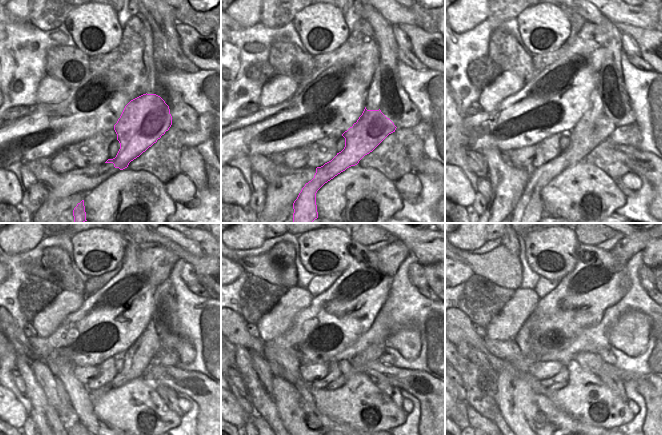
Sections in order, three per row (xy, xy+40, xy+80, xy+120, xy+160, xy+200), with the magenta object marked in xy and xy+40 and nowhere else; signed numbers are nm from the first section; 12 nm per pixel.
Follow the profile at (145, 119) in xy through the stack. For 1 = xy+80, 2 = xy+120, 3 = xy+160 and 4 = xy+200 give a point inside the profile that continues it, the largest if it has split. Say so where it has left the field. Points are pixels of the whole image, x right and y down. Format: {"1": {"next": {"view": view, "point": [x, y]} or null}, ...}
{"1": {"next": {"view": "xy+80", "point": [581, 144]}}, "2": {"next": {"view": "xy+120", "point": [129, 372]}}, "3": {"next": {"view": "xy+160", "point": [339, 382]}}, "4": {"next": {"view": "xy+200", "point": [555, 386]}}}

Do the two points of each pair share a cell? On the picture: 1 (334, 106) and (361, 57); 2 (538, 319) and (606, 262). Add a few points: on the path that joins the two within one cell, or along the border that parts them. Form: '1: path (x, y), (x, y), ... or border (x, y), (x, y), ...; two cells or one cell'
1: border (329, 67), (340, 66), (349, 78), (368, 86); two cells
2: path (560, 315), (588, 291), (606, 284); one cell

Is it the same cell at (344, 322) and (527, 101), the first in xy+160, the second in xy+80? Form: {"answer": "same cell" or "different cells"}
{"answer": "same cell"}

